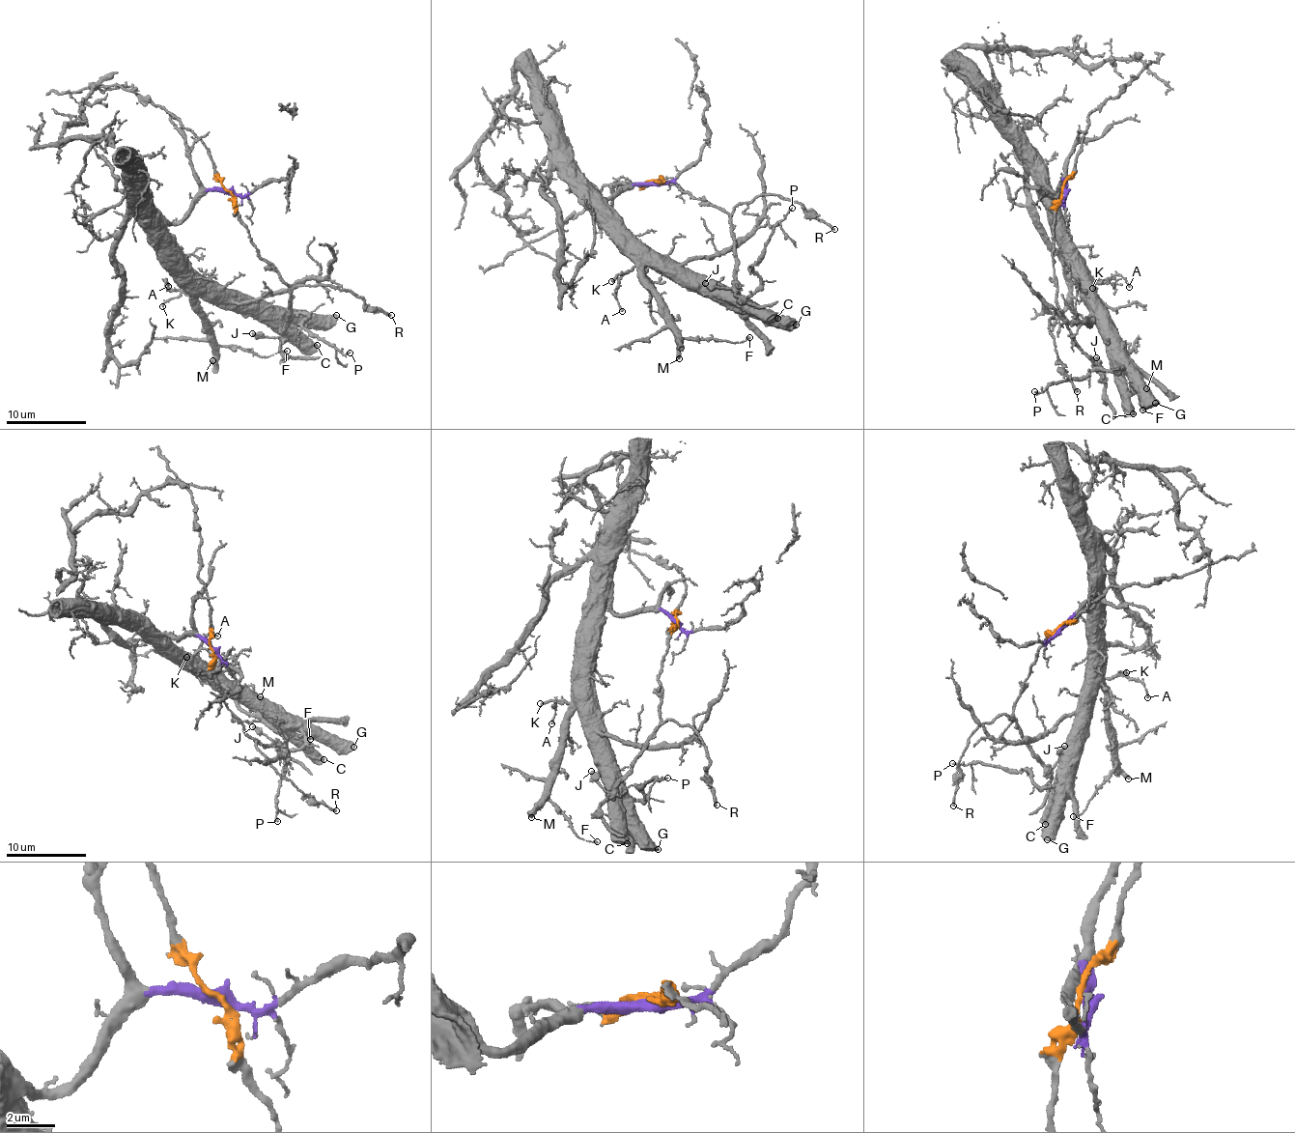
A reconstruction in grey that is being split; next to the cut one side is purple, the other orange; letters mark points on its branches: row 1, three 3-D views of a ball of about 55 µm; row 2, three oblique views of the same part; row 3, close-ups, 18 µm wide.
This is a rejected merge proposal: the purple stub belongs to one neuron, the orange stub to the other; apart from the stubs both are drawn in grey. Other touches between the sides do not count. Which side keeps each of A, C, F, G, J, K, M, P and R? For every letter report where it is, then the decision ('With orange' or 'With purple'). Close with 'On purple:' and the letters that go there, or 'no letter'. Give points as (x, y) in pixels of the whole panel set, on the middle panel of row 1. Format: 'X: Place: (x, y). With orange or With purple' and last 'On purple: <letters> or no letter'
A: Place: (622, 311). With purple
C: Place: (777, 318). With purple
F: Place: (749, 337). With purple
G: Place: (796, 325). With purple
J: Place: (705, 283). With orange
K: Place: (611, 281). With purple
M: Place: (679, 358). With purple
P: Place: (792, 208). With purple
R: Place: (834, 229). With orange
On purple: A, C, F, G, K, M, P

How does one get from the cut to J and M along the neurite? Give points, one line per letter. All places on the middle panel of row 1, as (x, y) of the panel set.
J: (654, 182), (666, 182), (722, 209), (729, 216), (736, 280), (733, 286), (721, 288), (704, 283)
M: (654, 182), (633, 184), (598, 201), (636, 259), (670, 319), (680, 358)

